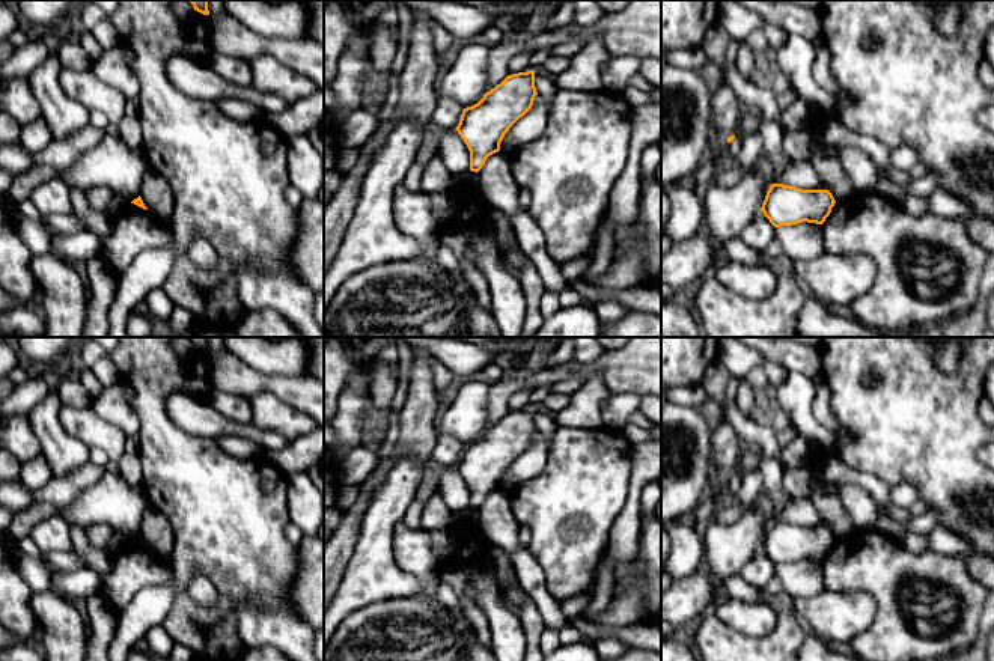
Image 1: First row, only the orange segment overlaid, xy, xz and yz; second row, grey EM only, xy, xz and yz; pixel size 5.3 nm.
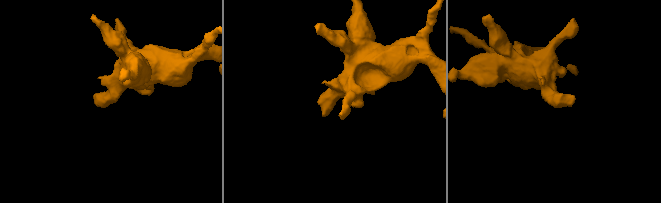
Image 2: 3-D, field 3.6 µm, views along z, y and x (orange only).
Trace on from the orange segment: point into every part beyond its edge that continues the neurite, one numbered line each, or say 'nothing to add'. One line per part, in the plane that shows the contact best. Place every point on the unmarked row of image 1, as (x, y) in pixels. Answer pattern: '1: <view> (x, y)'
nothing to add

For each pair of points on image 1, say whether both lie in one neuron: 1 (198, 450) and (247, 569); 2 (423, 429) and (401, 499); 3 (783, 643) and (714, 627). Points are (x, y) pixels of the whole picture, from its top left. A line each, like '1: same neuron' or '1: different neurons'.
1: same neuron
2: different neurons
3: same neuron

